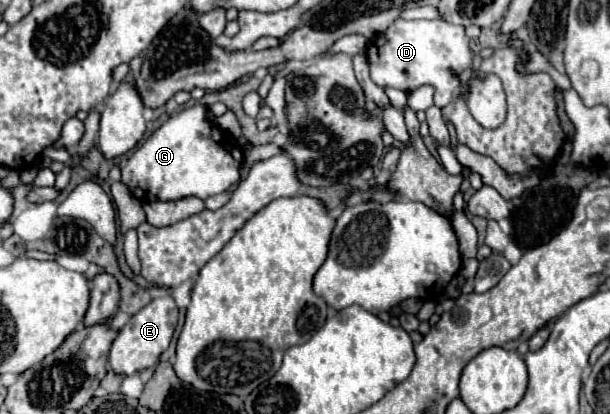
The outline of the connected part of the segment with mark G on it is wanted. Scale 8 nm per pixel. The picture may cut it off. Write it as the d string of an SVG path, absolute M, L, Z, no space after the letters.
M196 103L188 109L182 109L174 113L166 123L162 123L148 139L142 141L142 145L136 147L136 151L130 155L122 169L122 183L130 189L130 193L140 201L174 201L186 195L196 195L200 199L206 199L208 195L218 195L228 191L232 185L240 181L240 165L244 161L242 147L226 135L222 129L218 129L212 121L206 117L206 107L202 103Z

